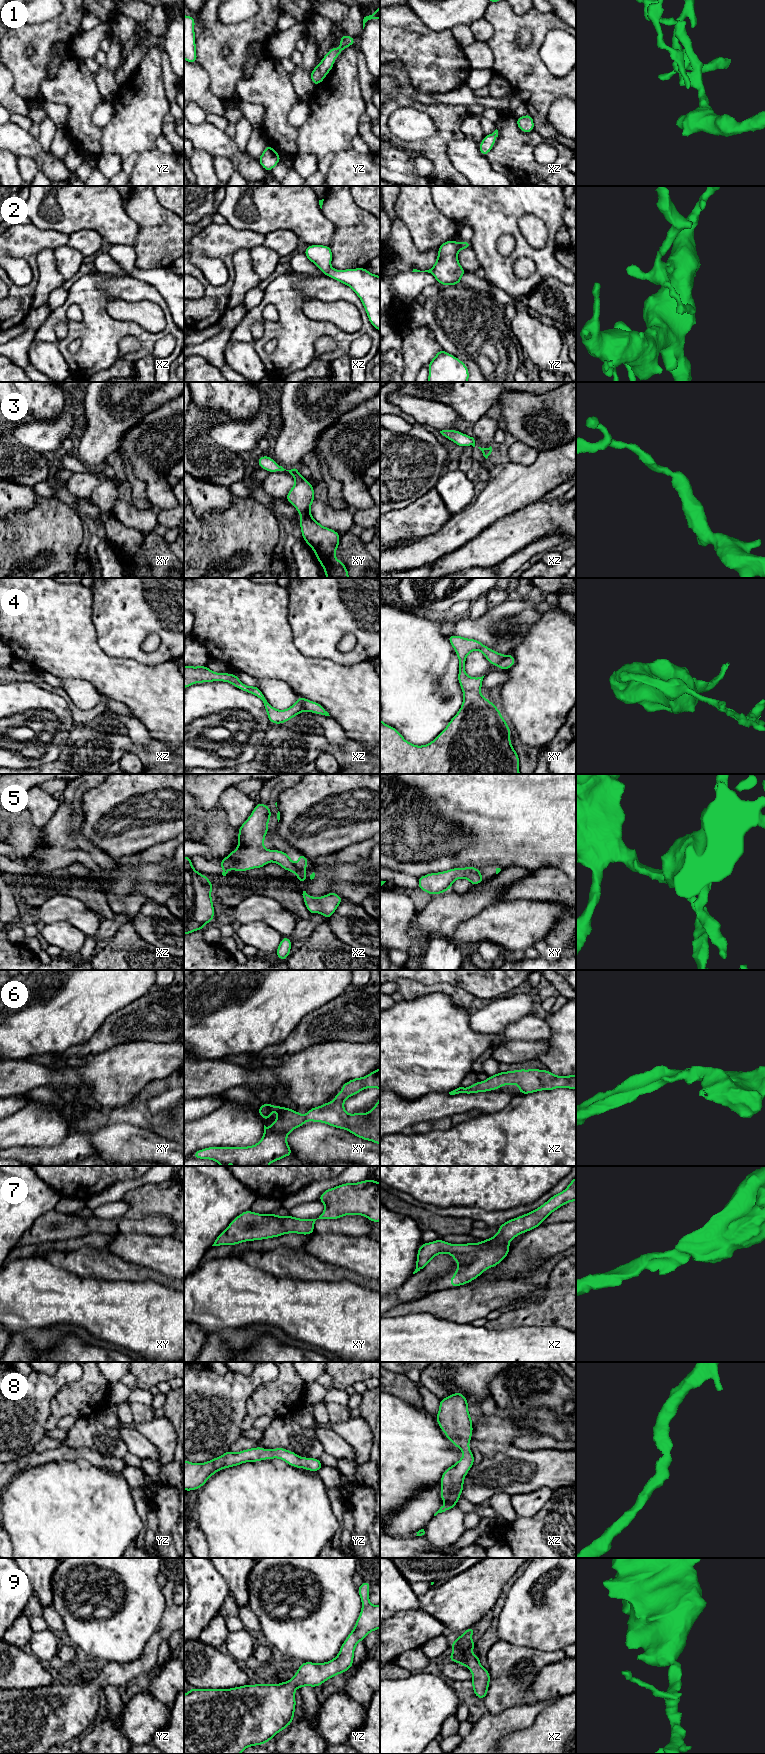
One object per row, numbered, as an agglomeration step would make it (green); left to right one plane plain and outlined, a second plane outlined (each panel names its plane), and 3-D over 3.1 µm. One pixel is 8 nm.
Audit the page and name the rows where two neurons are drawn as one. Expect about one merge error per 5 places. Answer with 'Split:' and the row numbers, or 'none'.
Split: 4

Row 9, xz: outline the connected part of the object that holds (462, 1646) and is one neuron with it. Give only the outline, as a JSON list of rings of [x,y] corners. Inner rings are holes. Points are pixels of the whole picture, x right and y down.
[[[473,1626],[468,1628],[450,1644],[449,1647],[452,1647],[454,1651],[449,1655],[449,1660],[462,1664],[471,1671],[474,1694],[479,1699],[484,1700],[490,1683],[490,1673],[481,1666],[479,1655],[474,1655],[471,1652],[473,1648],[476,1648],[477,1643],[477,1641],[471,1641],[472,1634],[475,1631],[476,1629]]]

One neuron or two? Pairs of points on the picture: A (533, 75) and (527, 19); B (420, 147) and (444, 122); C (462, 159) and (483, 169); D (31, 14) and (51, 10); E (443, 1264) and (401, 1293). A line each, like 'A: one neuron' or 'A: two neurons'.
A: one neuron
B: one neuron
C: one neuron
D: one neuron
E: one neuron

